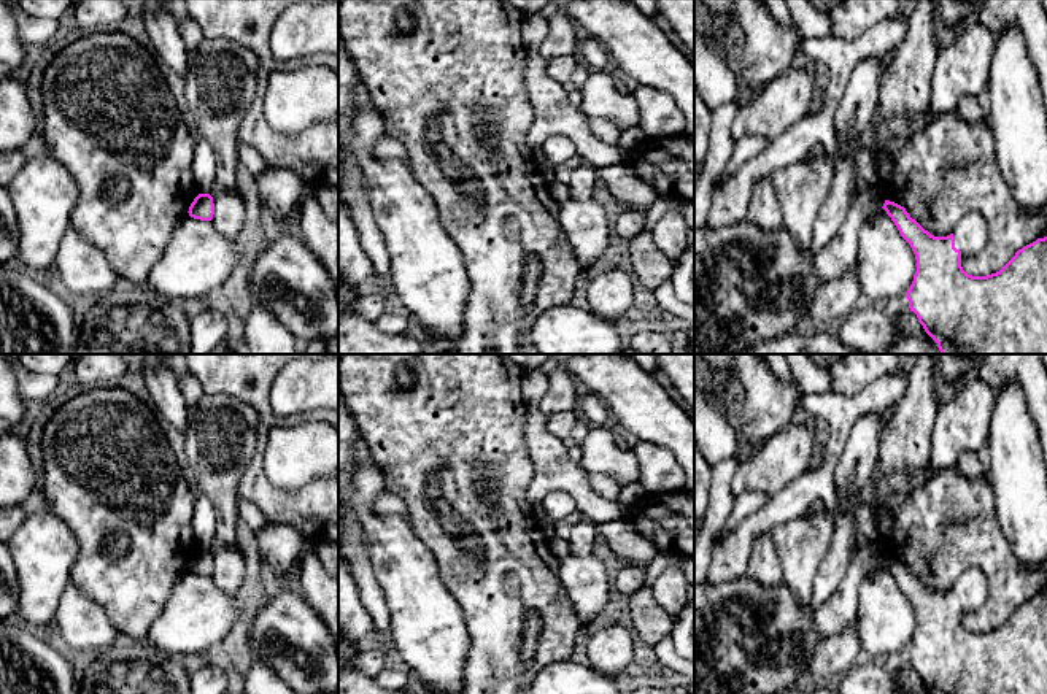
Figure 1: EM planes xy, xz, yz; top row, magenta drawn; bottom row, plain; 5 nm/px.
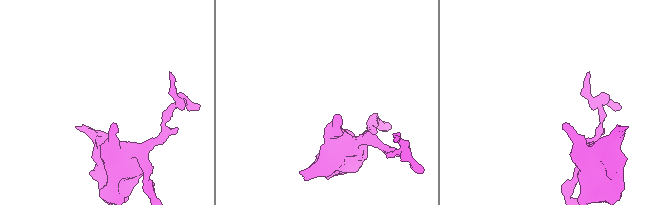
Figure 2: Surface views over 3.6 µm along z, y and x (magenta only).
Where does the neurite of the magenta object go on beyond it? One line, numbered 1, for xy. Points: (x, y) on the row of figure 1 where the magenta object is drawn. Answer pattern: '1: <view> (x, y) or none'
1: none

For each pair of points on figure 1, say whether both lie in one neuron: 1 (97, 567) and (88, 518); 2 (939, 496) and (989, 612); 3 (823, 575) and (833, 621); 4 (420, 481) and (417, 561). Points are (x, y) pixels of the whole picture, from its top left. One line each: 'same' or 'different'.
1: same
2: same
3: different
4: different

